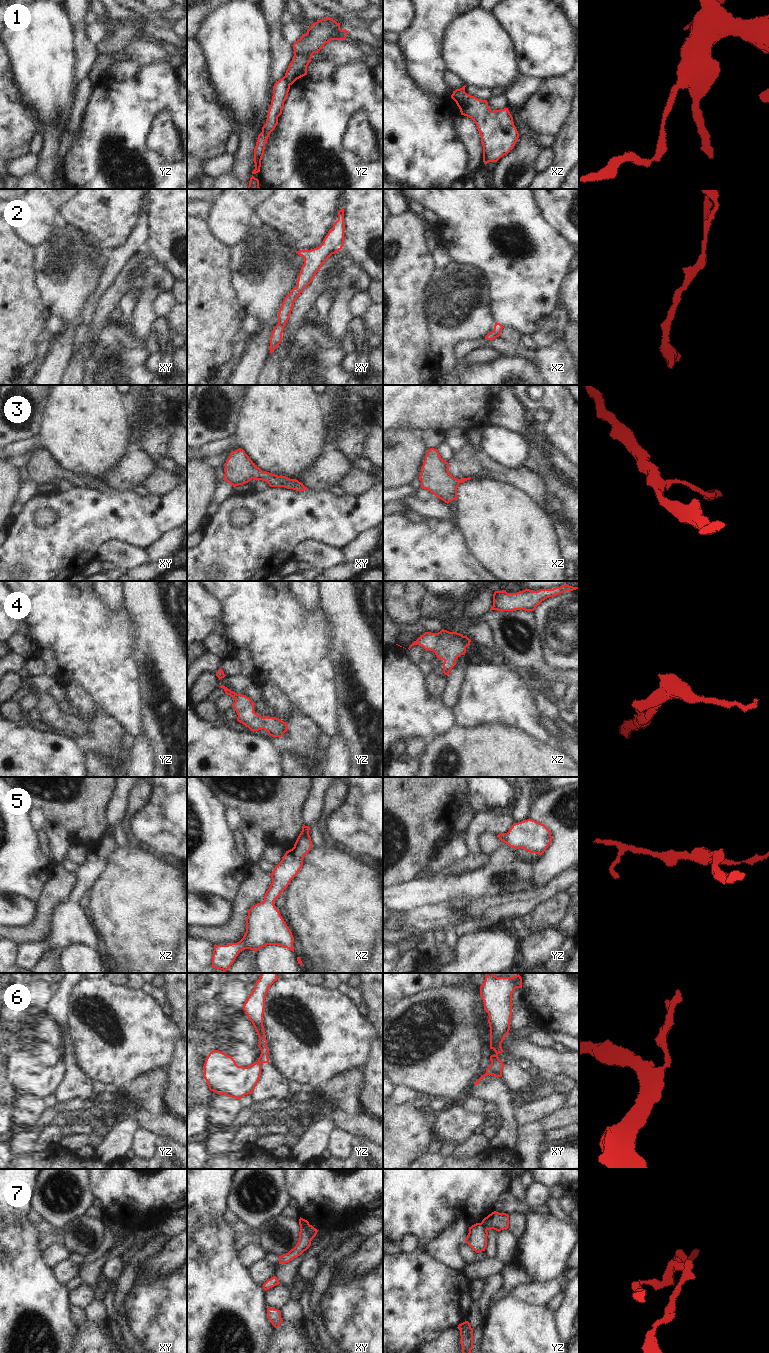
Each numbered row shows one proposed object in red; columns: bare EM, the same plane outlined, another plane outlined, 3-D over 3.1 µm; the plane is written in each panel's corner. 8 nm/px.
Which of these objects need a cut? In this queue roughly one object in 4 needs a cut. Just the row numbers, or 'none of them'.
1, 6, 7

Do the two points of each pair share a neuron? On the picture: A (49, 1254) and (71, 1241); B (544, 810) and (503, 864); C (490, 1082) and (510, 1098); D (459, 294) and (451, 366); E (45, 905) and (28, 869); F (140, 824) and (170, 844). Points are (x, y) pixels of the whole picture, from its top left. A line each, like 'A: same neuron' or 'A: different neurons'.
A: different neurons
B: different neurons
C: same neuron
D: same neuron
E: different neurons
F: same neuron

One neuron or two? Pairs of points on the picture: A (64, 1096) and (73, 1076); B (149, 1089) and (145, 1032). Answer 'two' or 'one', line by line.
A: one
B: two

